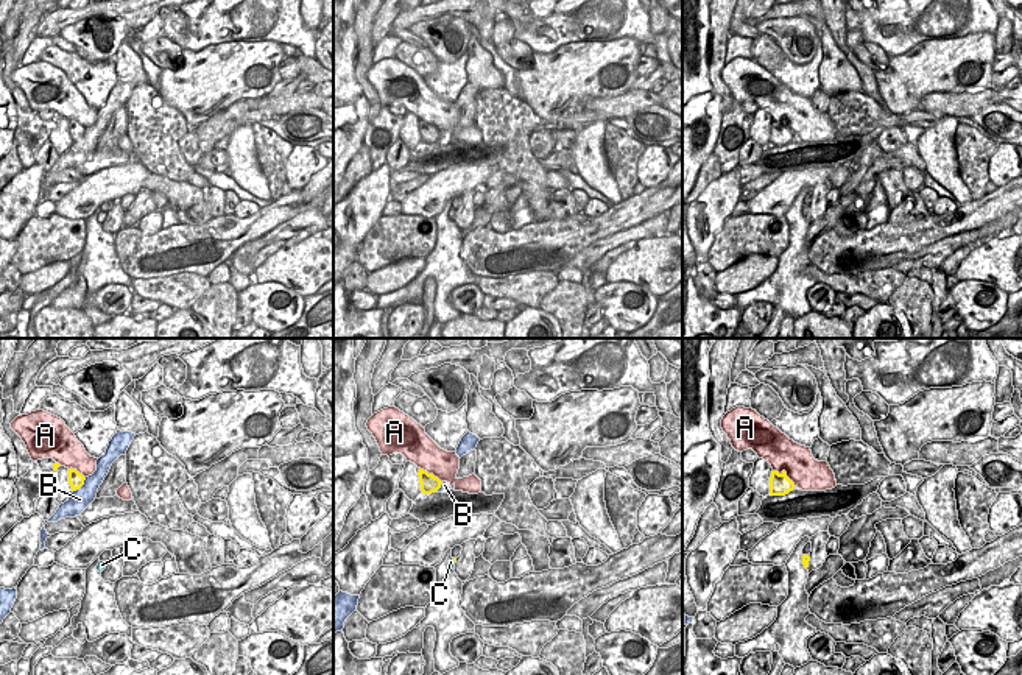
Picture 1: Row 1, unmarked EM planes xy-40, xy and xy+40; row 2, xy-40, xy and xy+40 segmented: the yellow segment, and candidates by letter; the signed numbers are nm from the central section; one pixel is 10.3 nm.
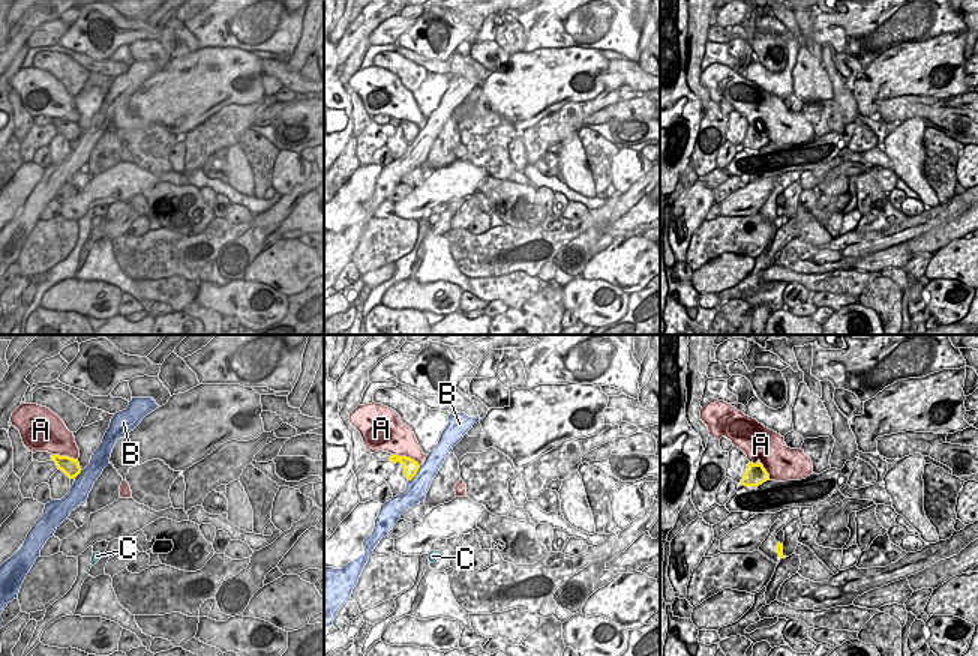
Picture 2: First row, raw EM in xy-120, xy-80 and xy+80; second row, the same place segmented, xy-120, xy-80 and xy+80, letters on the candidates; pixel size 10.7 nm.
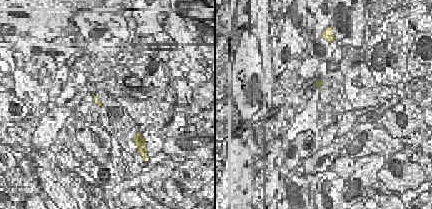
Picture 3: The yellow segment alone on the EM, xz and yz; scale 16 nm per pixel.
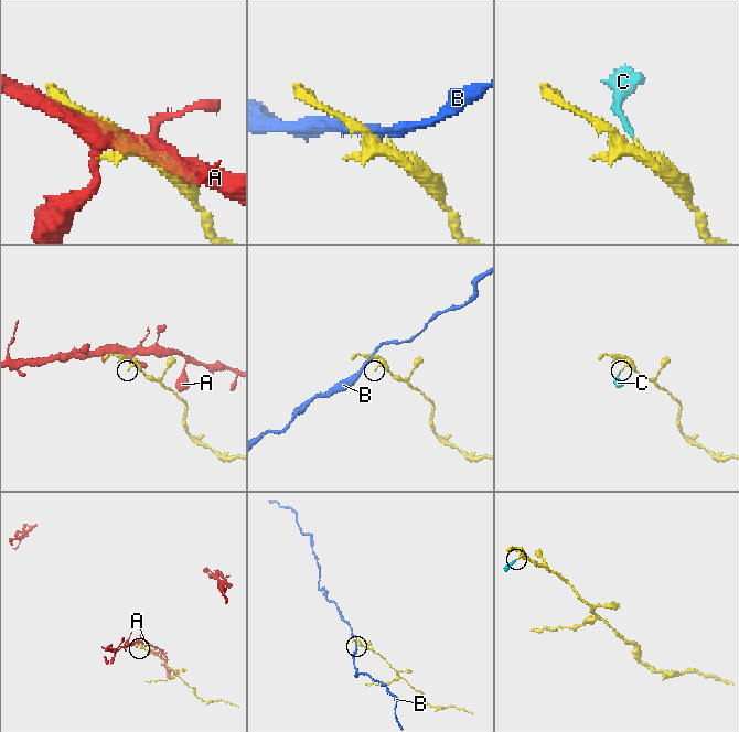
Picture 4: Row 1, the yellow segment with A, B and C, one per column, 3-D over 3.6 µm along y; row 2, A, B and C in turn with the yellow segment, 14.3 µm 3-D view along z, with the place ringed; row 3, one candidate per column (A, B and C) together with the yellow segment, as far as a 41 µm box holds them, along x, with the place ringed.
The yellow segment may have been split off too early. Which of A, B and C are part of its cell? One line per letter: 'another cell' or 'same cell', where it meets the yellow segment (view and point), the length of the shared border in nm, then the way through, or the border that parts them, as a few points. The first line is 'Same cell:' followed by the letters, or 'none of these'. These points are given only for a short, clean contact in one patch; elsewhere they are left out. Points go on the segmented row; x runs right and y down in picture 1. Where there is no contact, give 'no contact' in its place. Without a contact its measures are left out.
Same cell: C
A: another cell; meets yellow in xy+40 at (785, 473); contact 300 nm long
B: another cell; meets yellow in xy-40 at (81, 485); contact 200 nm long; border along xy-40 (86, 477), (74, 491)
C: same cell; meets yellow in xy at (454, 558); contact 60 nm long; runs through xy (454, 558), (451, 561)

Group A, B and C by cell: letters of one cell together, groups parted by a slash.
A / B / C

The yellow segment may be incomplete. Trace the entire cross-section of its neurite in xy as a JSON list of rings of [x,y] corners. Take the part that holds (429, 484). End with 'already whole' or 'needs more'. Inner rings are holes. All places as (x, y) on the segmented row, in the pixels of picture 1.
[[[419,468],[418,475],[419,475],[422,494],[436,493],[442,485],[442,482],[438,477],[435,477],[433,474],[428,474],[427,471],[424,471],[421,468]]]; already whole

